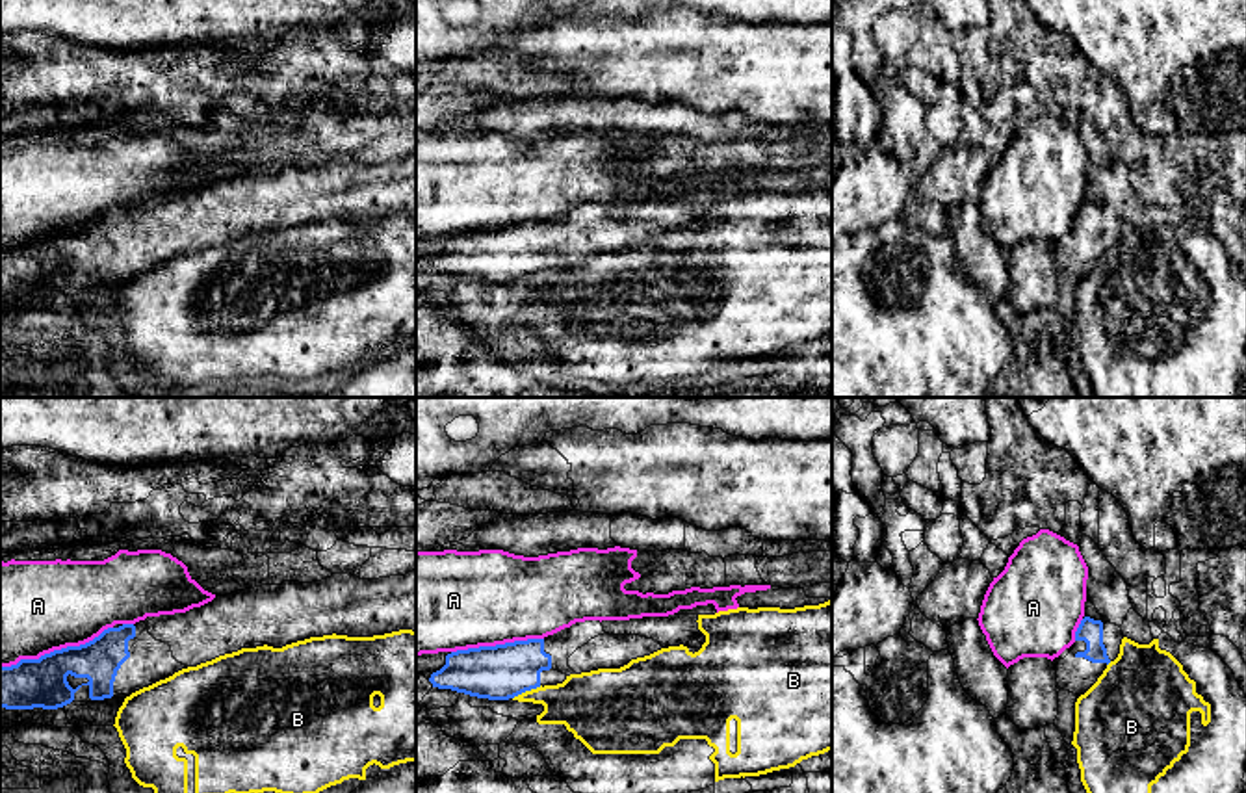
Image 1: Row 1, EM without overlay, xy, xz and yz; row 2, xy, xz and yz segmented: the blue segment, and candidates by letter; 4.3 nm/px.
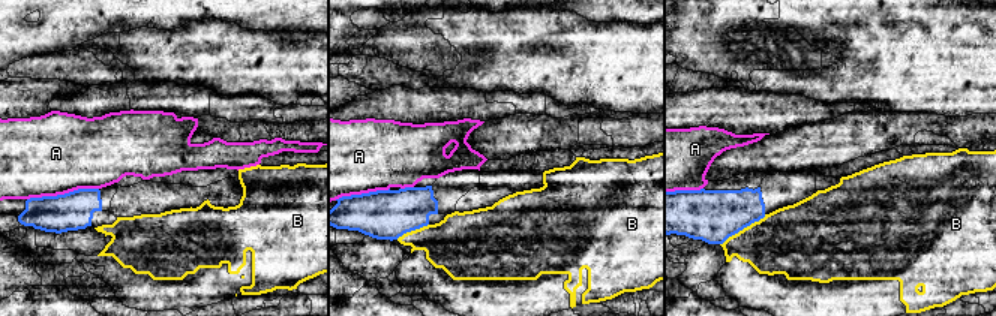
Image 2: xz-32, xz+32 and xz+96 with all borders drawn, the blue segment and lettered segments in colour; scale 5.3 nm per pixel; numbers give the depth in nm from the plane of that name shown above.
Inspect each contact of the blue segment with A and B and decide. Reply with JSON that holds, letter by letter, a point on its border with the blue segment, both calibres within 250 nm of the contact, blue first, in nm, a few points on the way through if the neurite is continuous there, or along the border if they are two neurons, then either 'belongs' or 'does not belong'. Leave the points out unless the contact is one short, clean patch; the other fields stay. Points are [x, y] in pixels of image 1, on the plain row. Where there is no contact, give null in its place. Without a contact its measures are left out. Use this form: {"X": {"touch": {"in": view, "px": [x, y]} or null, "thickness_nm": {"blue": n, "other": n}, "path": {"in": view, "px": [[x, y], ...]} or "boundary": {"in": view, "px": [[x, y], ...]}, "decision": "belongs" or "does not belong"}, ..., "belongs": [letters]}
{"A": {"touch": {"in": "xy", "px": [56, 234]}, "thickness_nm": {"blue": 220, "other": 440}, "decision": "does not belong"}, "B": {"touch": {"in": "xz", "px": [526, 273]}, "thickness_nm": {"blue": 240, "other": 240}, "decision": "does not belong"}, "belongs": []}

